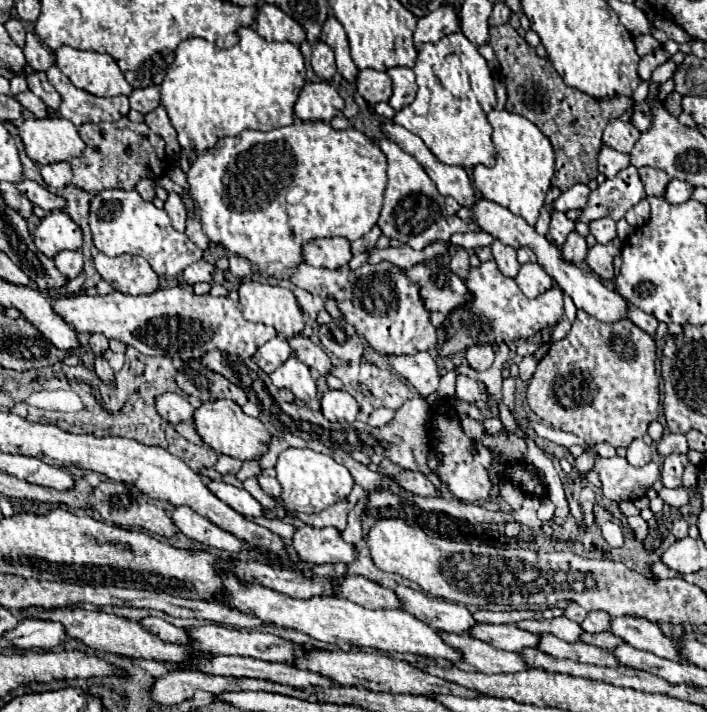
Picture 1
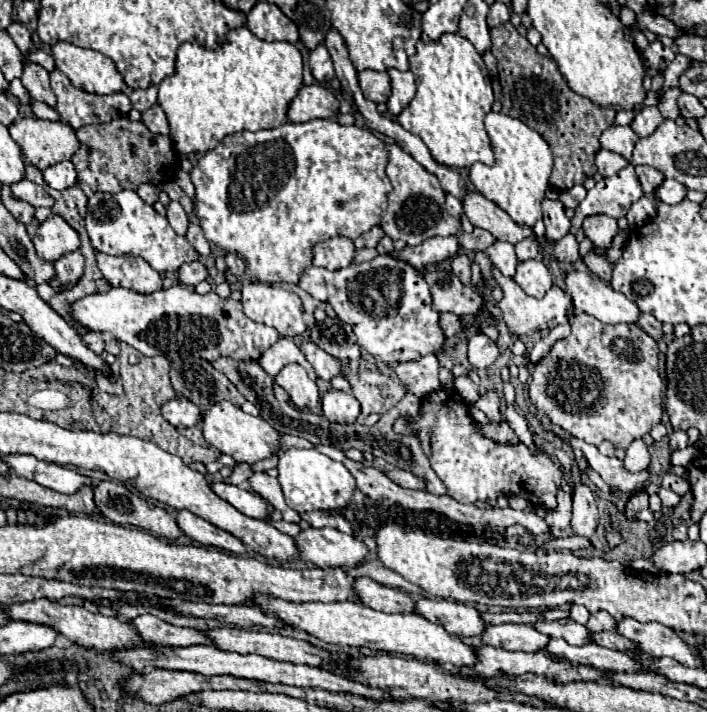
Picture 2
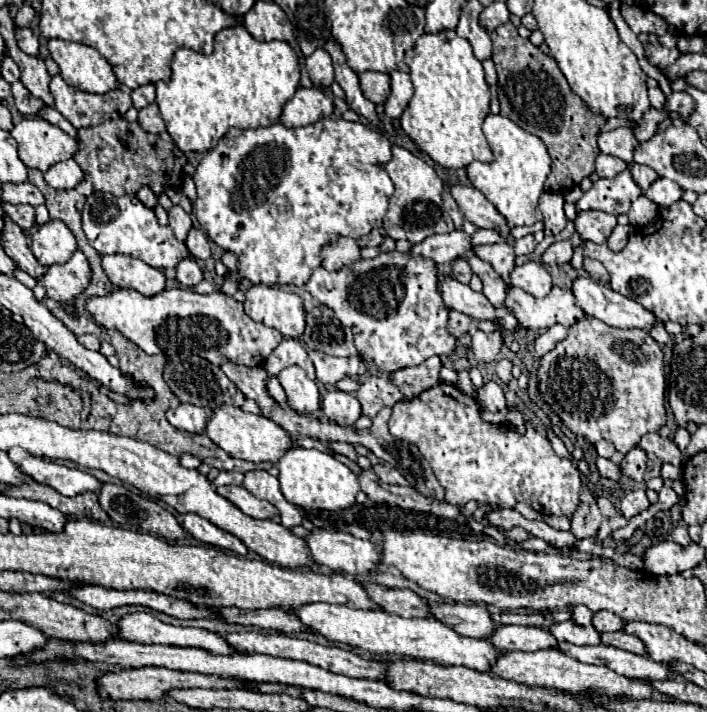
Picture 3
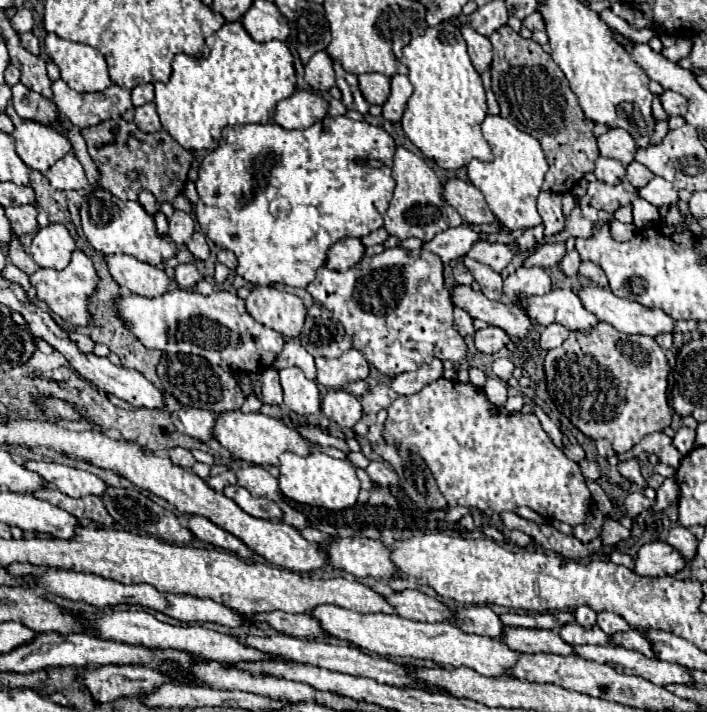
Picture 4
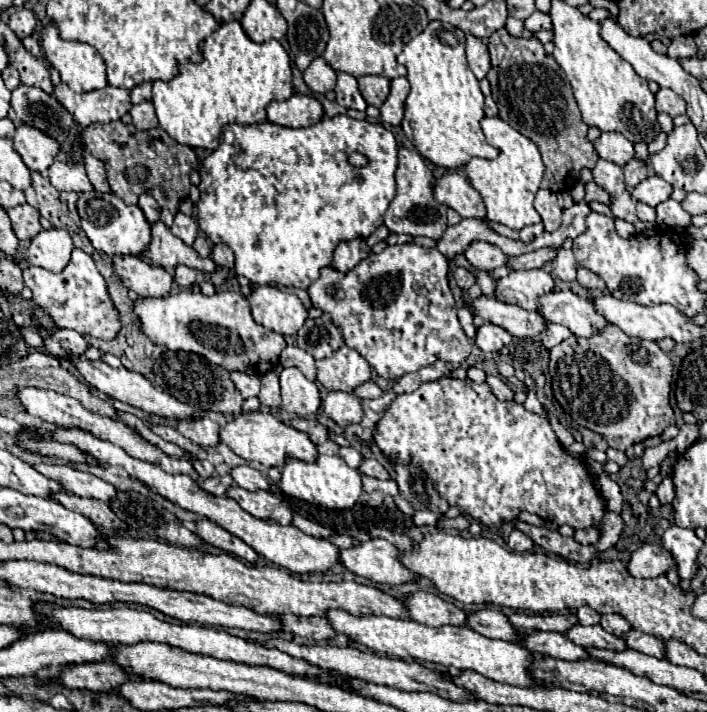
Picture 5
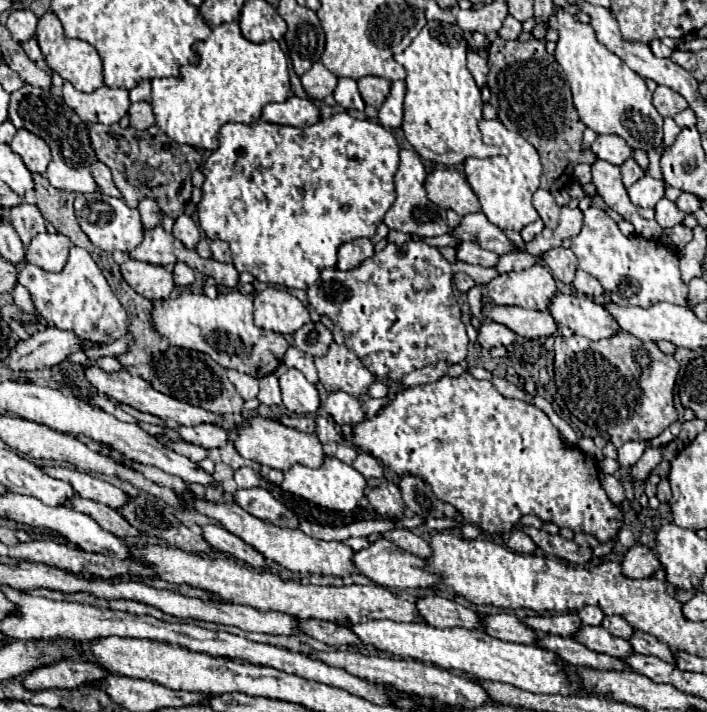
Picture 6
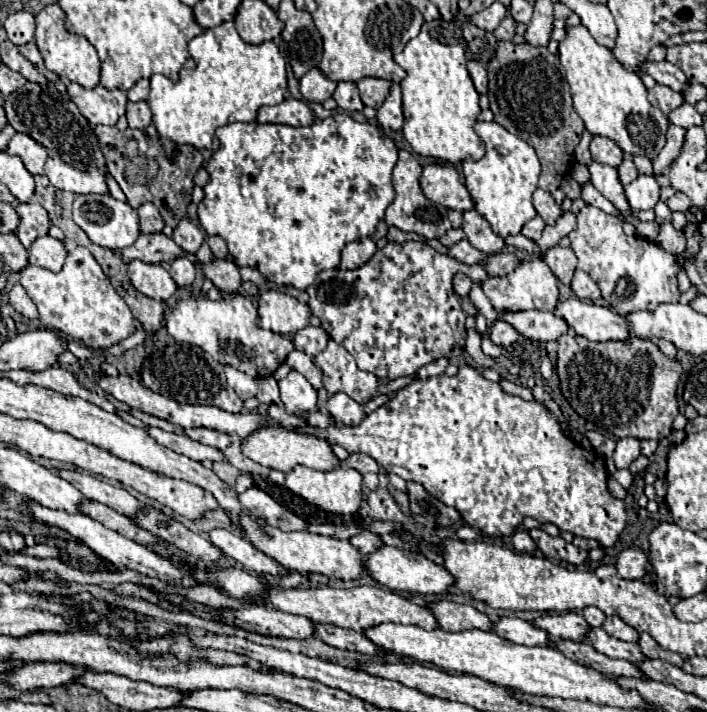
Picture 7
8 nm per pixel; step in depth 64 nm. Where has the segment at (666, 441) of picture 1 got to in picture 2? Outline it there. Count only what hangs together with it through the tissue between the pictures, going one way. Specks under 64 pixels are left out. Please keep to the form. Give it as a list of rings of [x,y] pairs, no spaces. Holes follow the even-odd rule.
[[[676,430],[668,436],[668,444],[670,444],[670,450],[684,450],[688,446],[688,436],[686,432],[682,430]]]

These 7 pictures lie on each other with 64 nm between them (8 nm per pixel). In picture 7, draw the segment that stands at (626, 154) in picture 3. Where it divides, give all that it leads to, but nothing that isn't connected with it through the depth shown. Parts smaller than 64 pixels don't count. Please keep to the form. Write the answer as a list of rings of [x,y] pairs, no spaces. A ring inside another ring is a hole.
[[[594,136],[592,138],[590,152],[592,152],[592,160],[608,164],[608,166],[620,166],[620,162],[624,158],[622,148],[614,140],[604,138],[604,136]]]

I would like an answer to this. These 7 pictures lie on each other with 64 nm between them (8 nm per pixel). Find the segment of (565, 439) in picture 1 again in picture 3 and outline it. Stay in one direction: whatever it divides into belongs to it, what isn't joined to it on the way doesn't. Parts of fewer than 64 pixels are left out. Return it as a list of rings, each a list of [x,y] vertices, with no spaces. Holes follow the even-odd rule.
[[[588,448],[588,454],[596,466],[596,470],[600,472],[602,478],[608,478],[608,480],[614,480],[614,482],[620,482],[622,478],[622,472],[620,472],[620,466],[616,462],[612,462],[610,458],[602,458],[598,456],[598,452],[594,448]]]

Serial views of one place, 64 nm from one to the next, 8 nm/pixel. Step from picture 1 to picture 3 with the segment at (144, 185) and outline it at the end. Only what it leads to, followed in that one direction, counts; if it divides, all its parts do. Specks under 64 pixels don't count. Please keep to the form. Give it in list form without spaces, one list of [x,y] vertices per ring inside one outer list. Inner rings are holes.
[[[142,186],[136,196],[138,196],[138,200],[140,200],[144,206],[148,206],[148,208],[154,208],[154,206],[158,204],[158,196],[156,196],[148,186]]]

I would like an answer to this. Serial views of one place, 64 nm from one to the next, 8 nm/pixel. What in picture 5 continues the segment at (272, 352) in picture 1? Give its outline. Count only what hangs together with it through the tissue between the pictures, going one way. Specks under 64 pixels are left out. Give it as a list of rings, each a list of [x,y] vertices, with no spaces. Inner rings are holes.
[[[288,344],[284,348],[284,352],[280,354],[280,364],[286,368],[286,366],[294,366],[298,370],[302,370],[302,374],[308,378],[308,380],[316,380],[316,366],[314,366],[314,358],[298,348],[296,344]]]

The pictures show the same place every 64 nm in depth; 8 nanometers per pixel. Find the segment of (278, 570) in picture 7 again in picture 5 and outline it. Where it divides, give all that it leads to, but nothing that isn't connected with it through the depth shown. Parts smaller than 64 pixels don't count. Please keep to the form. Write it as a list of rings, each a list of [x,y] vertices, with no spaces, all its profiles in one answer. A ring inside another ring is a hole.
[[[202,518],[202,520],[196,520],[196,530],[194,530],[204,542],[224,550],[224,552],[230,552],[246,562],[256,562],[258,554],[248,546],[244,544],[240,538],[232,536],[230,532],[226,532],[224,528],[220,528],[218,524],[210,522],[208,518]]]

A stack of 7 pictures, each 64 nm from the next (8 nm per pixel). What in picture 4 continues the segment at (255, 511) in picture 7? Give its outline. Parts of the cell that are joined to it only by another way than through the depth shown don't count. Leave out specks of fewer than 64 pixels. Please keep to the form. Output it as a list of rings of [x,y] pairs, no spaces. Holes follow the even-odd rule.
[[[226,486],[222,490],[224,496],[232,498],[246,514],[254,516],[254,518],[268,518],[268,520],[276,520],[282,518],[282,510],[278,508],[276,502],[266,500],[266,498],[254,498],[246,488],[242,486]]]

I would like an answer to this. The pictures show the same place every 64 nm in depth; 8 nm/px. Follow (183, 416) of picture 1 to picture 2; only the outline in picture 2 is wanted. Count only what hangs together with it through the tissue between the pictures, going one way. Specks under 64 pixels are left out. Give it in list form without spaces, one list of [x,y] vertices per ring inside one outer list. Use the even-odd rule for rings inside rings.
[[[176,396],[168,402],[164,402],[162,404],[162,416],[176,428],[200,424],[200,408],[184,396]]]

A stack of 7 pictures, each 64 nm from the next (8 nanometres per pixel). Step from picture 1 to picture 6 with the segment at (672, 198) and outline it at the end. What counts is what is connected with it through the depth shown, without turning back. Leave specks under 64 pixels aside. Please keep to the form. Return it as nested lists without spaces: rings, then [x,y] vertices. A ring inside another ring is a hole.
[[[646,174],[644,178],[640,178],[636,184],[632,184],[628,188],[628,196],[630,196],[632,204],[636,204],[636,206],[654,208],[658,204],[658,200],[664,198],[664,190],[666,190],[664,180],[656,180],[650,174]]]

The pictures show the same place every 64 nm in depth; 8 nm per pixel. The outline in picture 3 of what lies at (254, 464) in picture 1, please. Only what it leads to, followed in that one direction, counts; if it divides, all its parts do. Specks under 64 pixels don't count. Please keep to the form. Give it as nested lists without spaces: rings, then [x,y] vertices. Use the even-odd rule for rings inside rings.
[[[220,472],[220,474],[216,476],[214,484],[216,484],[216,486],[226,486],[226,484],[236,484],[236,486],[240,486],[242,480],[244,480],[244,474],[242,474],[242,472]]]

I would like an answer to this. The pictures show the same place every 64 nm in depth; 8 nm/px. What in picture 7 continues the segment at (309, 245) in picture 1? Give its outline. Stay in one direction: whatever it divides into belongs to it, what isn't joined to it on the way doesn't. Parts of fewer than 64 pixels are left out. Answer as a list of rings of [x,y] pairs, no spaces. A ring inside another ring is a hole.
[[[370,238],[354,240],[344,246],[340,268],[346,268],[346,270],[358,268],[360,264],[366,264],[374,256],[374,252],[376,252],[376,244]]]

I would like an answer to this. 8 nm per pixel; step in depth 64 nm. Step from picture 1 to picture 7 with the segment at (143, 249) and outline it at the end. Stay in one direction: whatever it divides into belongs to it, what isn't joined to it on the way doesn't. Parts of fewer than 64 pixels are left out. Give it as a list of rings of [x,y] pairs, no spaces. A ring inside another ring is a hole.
[[[80,194],[74,200],[74,222],[88,234],[88,238],[108,250],[122,250],[132,246],[138,236],[140,236],[140,228],[138,228],[138,212],[134,208],[130,208],[126,202],[114,200],[110,194]]]

